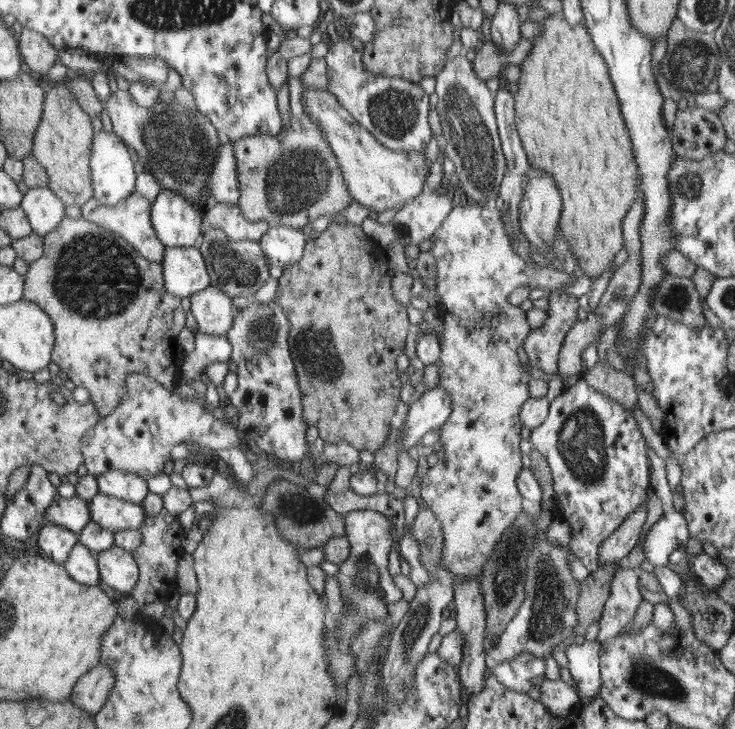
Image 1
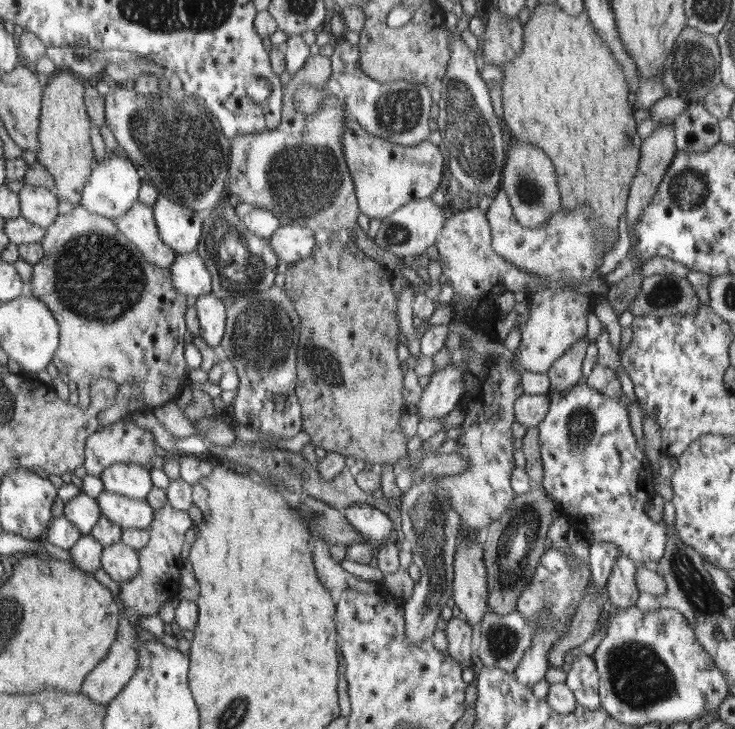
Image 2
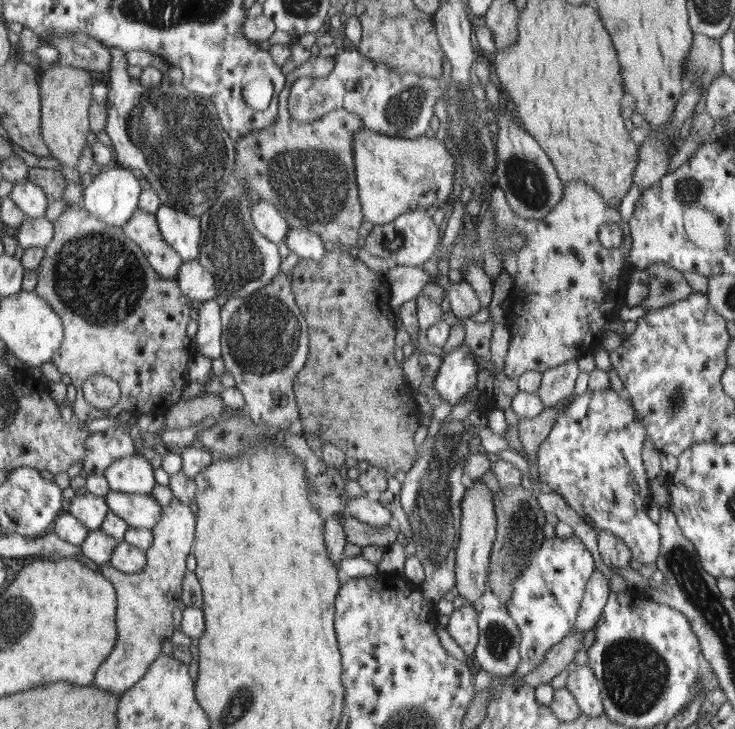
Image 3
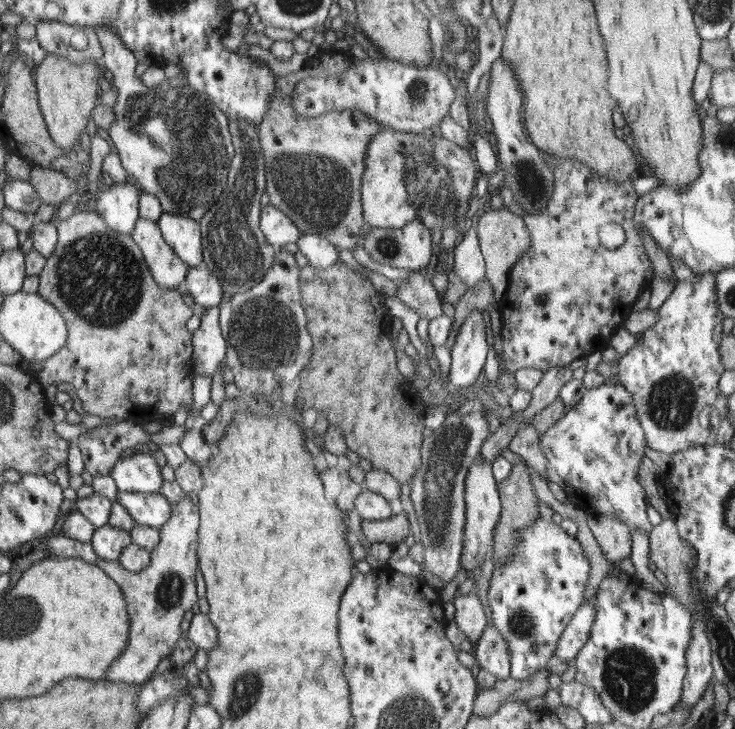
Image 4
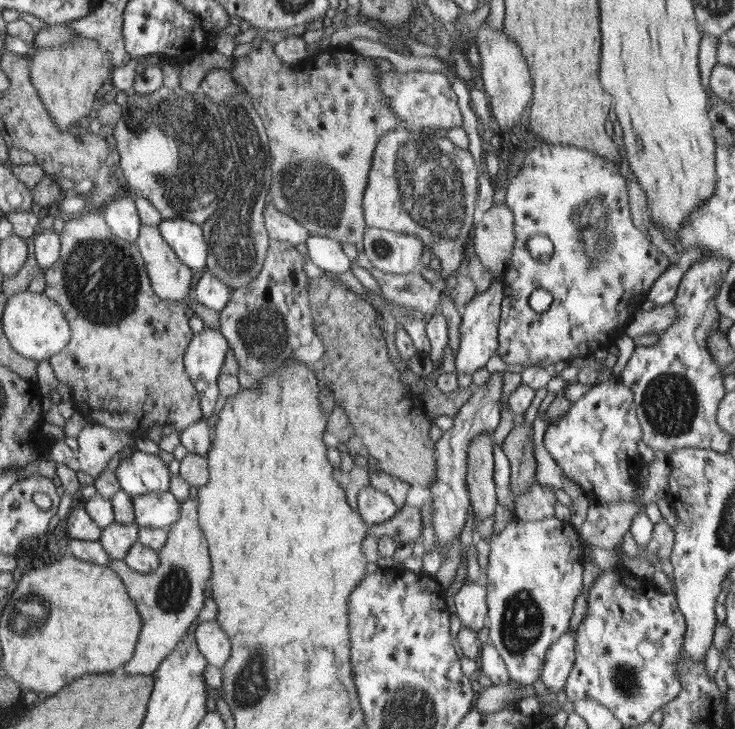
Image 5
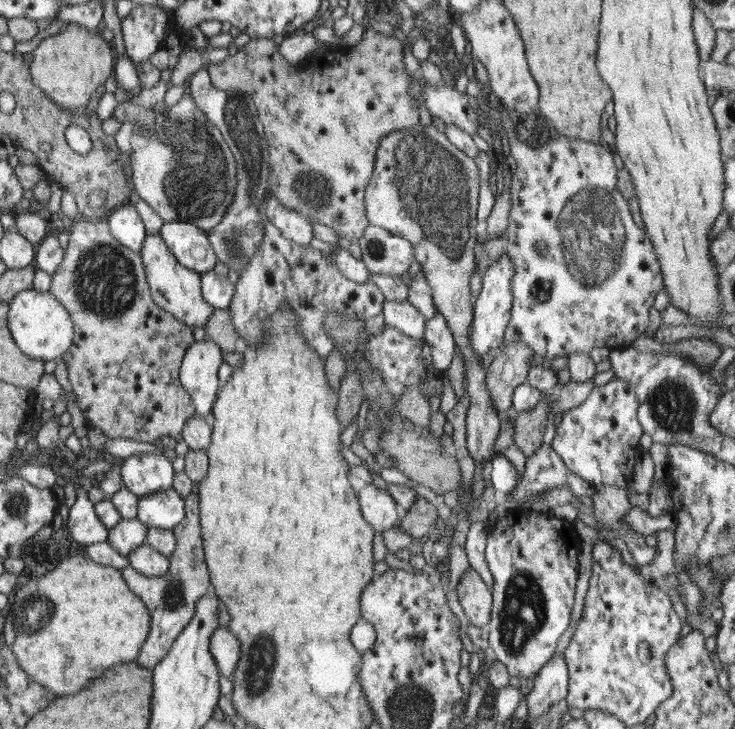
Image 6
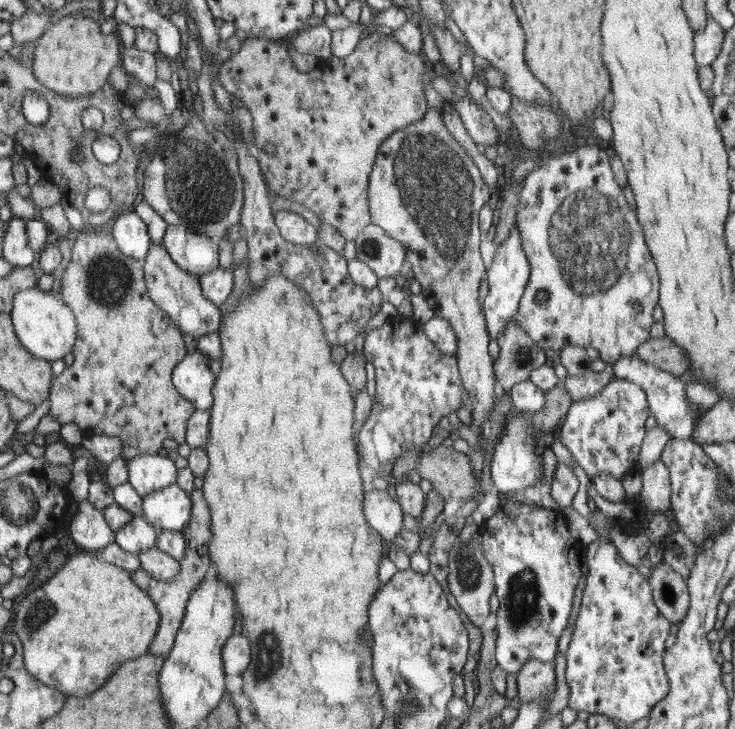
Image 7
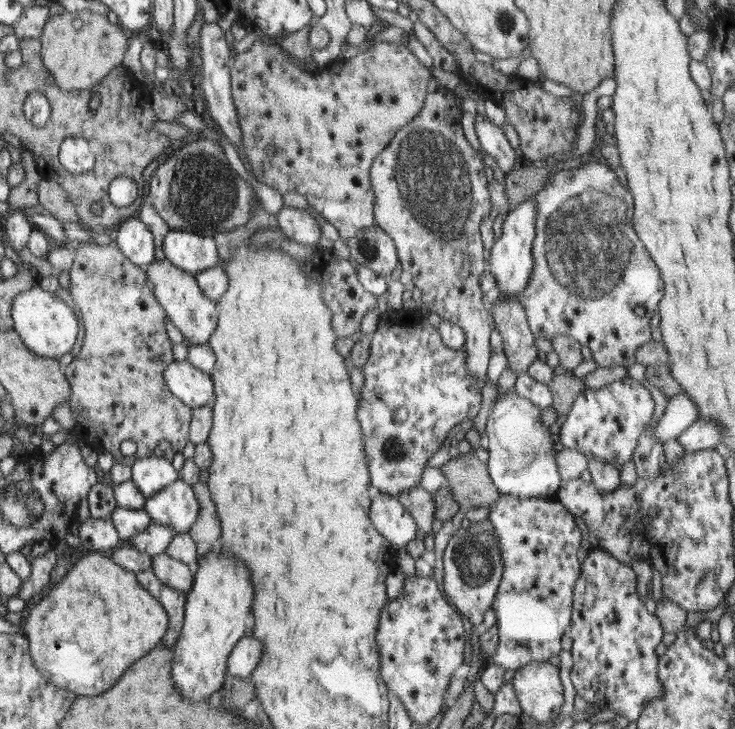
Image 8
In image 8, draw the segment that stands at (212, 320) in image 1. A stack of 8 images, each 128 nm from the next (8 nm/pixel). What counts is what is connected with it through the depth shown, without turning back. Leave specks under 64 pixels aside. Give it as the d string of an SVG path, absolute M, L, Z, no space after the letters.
M188 360L170 364L165 370L165 380L169 389L193 409L211 404L214 400L213 378L194 368Z

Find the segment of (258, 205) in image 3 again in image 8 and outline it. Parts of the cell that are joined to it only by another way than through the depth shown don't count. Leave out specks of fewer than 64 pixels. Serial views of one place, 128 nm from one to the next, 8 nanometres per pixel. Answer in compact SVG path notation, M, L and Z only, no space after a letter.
M282 207L276 215L278 228L288 237L300 244L319 244L322 242L322 228L306 209Z

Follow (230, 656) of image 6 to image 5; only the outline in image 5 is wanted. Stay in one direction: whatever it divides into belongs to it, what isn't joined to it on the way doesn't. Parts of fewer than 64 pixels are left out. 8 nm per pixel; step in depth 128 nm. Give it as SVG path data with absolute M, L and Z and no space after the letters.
M216 621L202 622L198 624L193 636L209 664L222 670L230 658L233 646L225 630Z

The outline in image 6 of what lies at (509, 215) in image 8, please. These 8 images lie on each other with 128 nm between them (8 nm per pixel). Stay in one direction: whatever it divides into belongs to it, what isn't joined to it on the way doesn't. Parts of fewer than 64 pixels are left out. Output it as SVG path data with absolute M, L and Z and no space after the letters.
M504 253L486 270L482 277L482 288L474 304L474 321L471 326L470 345L478 357L495 348L501 348L505 342L505 331L510 322L510 310L513 306L514 296L512 282L516 274L514 261L508 253Z

